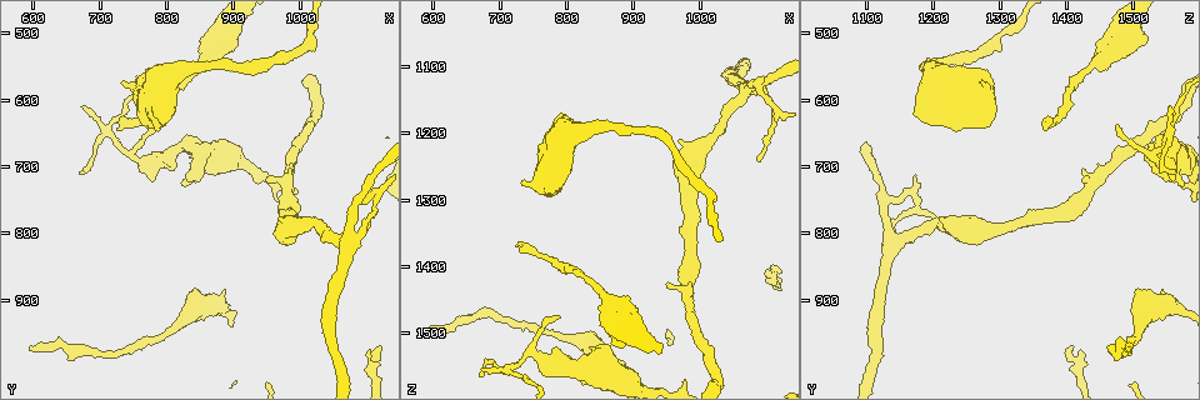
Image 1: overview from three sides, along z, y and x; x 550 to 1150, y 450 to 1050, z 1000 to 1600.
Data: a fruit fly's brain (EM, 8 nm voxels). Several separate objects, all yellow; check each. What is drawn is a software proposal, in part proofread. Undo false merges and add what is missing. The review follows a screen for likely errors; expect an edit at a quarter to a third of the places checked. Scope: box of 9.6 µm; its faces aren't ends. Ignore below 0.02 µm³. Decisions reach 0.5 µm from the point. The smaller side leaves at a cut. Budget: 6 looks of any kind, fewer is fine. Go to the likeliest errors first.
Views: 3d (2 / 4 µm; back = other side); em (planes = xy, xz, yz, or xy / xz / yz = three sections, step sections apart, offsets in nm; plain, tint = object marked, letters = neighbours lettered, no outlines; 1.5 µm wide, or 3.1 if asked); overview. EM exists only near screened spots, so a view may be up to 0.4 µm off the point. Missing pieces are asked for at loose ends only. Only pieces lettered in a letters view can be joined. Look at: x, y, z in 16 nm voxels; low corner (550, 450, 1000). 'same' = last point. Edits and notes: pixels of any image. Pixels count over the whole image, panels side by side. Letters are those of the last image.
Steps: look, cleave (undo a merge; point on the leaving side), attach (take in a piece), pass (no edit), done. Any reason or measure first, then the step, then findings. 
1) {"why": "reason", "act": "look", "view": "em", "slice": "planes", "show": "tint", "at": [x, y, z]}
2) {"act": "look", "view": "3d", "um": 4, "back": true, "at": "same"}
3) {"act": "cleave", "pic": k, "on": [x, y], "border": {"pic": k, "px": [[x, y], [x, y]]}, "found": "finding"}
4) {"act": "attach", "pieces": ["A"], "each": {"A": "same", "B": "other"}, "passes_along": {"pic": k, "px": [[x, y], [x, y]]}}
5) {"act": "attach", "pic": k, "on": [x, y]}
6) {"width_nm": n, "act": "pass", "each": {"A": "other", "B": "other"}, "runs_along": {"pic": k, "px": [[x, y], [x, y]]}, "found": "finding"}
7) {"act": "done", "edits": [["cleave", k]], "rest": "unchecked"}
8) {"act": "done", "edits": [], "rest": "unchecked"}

{"act": "look", "view": "em", "slice": "yz", "step": 8, "show": "letters", "at": [600, 980, 1490]}

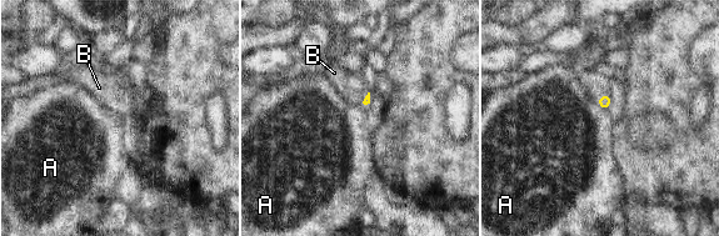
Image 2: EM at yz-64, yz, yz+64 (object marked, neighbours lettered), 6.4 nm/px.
{"act": "look", "view": "em", "slice": "planes", "show": "letters", "at": "same"}

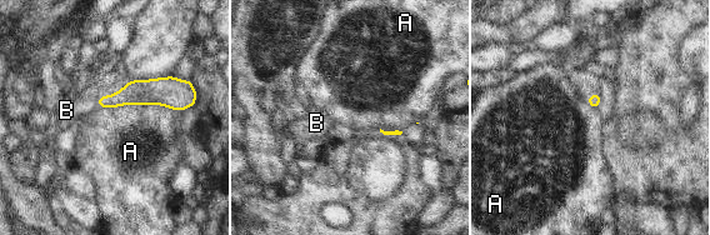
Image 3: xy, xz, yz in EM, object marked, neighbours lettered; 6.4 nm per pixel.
{"act": "attach", "pic": 3, "on": [66, 110], "each": {"A": "other", "B": "same"}, "found": "it goes on there"}

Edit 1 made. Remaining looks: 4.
{"why": "branch stops here", "act": "look", "view": "3d", "um": 4, "at": [675, 705, 1565]}

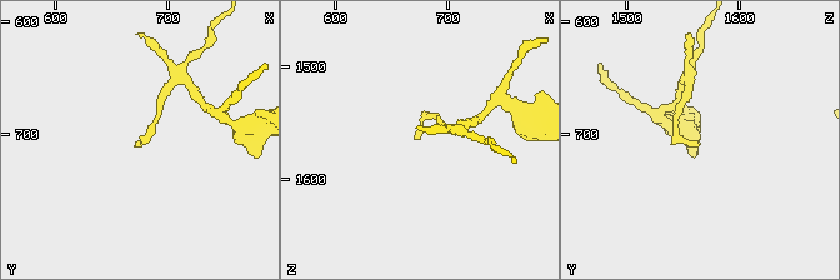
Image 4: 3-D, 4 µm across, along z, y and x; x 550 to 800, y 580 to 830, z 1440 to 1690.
{"act": "look", "view": "em", "slice": "xz", "step": 4, "show": "letters", "at": [674, 710, 1568]}

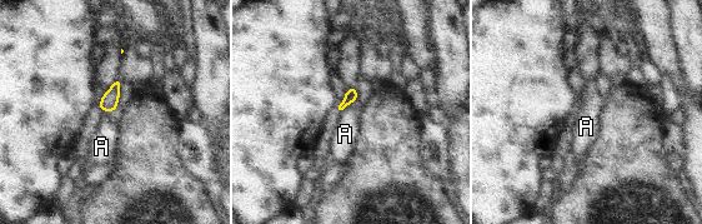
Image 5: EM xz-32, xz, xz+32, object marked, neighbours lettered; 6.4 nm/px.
{"why": "another direction", "act": "look", "view": "em", "slice": "planes", "show": "letters", "at": "same"}

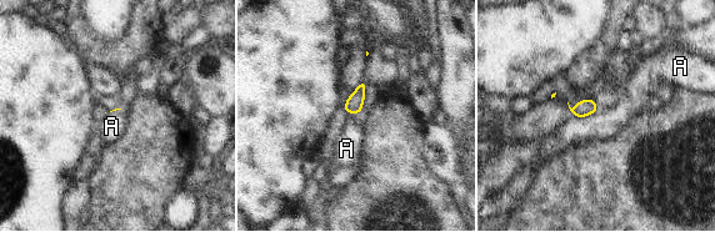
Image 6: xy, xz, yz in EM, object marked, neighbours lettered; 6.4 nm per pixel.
{"act": "pass", "each": {"A": "other"}, "border": {"pic": 6, "px": [[598, 109], [584, 116], [574, 116]]}, "found": "none of them fits"}

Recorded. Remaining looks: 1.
{"act": "done", "edits": [["attach", 3]], "rest": "unchecked"}

